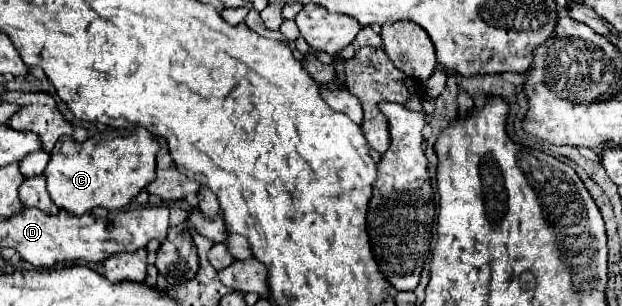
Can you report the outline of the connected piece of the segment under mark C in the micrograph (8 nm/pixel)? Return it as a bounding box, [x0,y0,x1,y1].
[45,129,159,215]

